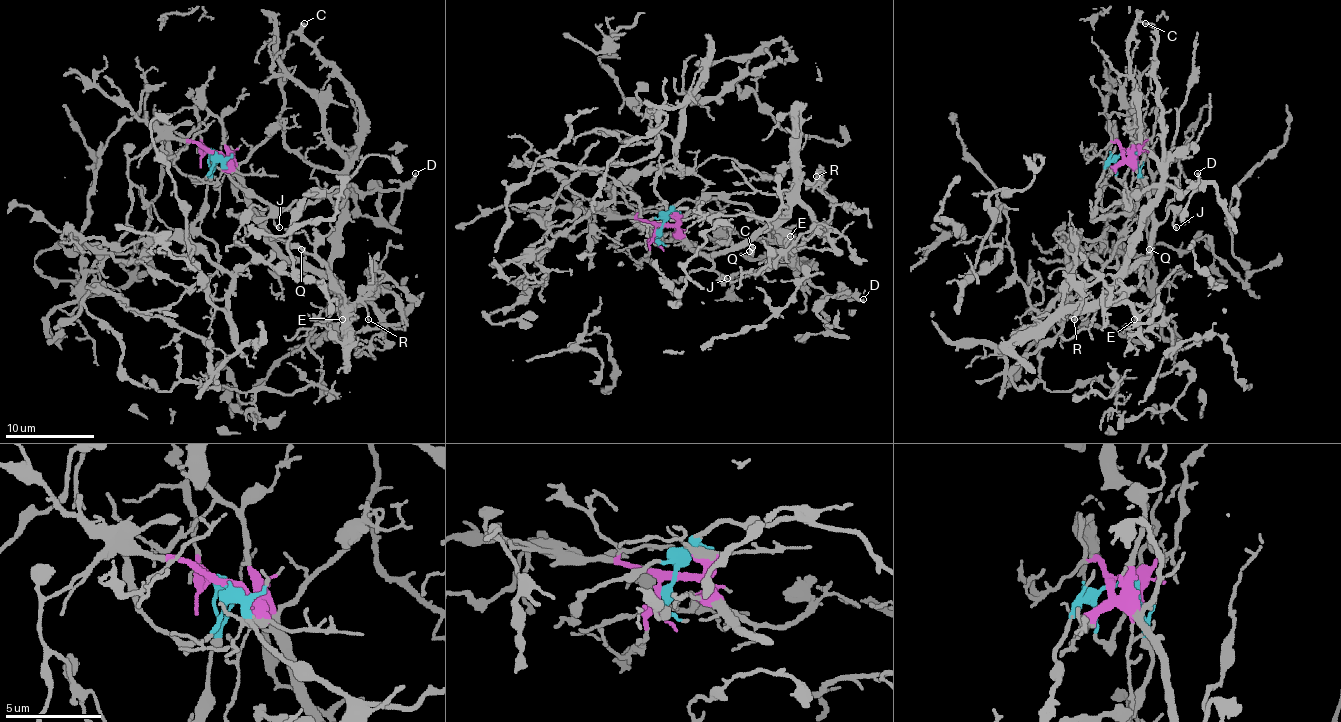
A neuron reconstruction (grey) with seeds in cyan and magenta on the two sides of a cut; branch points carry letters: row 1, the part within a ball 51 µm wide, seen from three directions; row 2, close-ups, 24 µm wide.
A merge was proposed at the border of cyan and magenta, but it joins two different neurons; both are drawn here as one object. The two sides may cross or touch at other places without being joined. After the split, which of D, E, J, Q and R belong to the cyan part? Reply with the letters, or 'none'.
D

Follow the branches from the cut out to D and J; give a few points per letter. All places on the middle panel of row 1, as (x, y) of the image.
D: (659, 229), (682, 200), (742, 202), (782, 238), (796, 267), (816, 287), (863, 298)
J: (659, 227), (673, 227), (711, 260), (717, 273), (726, 278)

